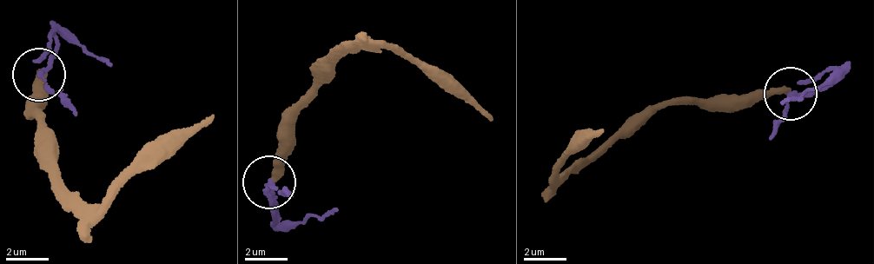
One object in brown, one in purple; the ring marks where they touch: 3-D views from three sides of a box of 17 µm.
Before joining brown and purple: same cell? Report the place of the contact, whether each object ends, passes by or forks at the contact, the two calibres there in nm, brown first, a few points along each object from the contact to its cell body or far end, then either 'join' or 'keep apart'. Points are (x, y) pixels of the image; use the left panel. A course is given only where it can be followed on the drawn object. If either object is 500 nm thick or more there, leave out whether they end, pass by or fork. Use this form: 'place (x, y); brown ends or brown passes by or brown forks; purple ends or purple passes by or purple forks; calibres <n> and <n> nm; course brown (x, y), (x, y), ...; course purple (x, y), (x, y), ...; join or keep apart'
place (39, 74); brown ends; purple passes by; calibres 320 and 200 nm; course brown (39, 75), (26, 101), (36, 116), (61, 183), (82, 202), (104, 202), (215, 112); course purple (39, 75), (51, 69), (67, 42), (110, 64); keep apart

